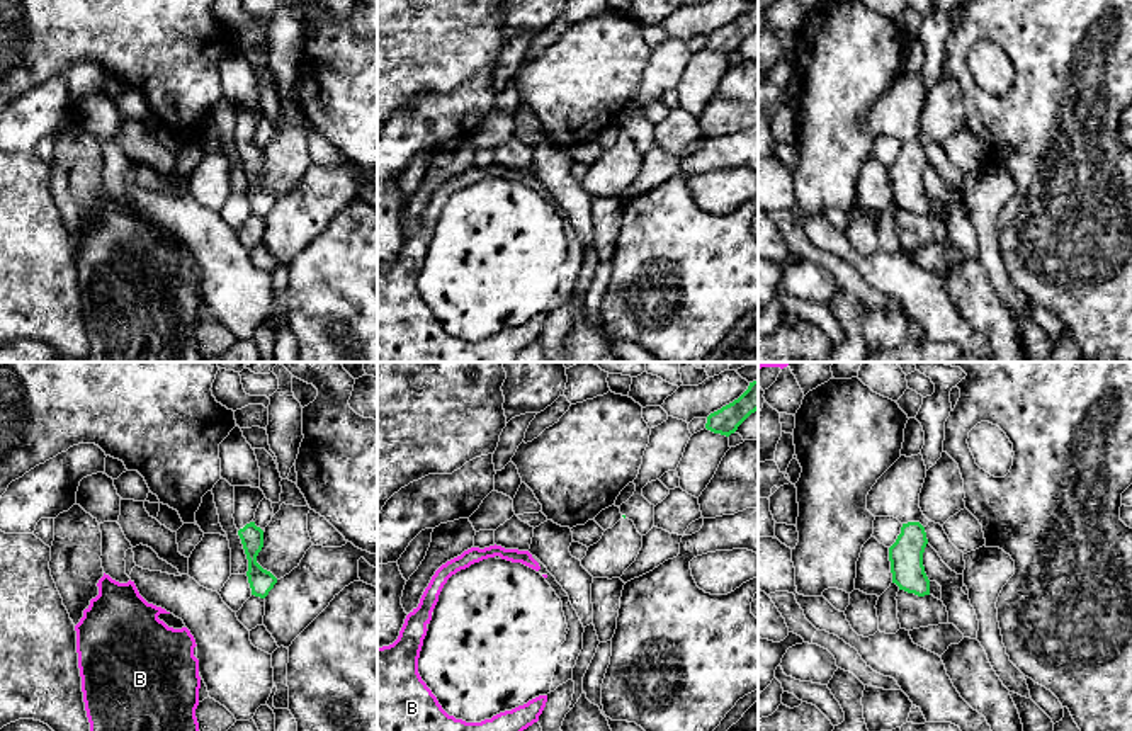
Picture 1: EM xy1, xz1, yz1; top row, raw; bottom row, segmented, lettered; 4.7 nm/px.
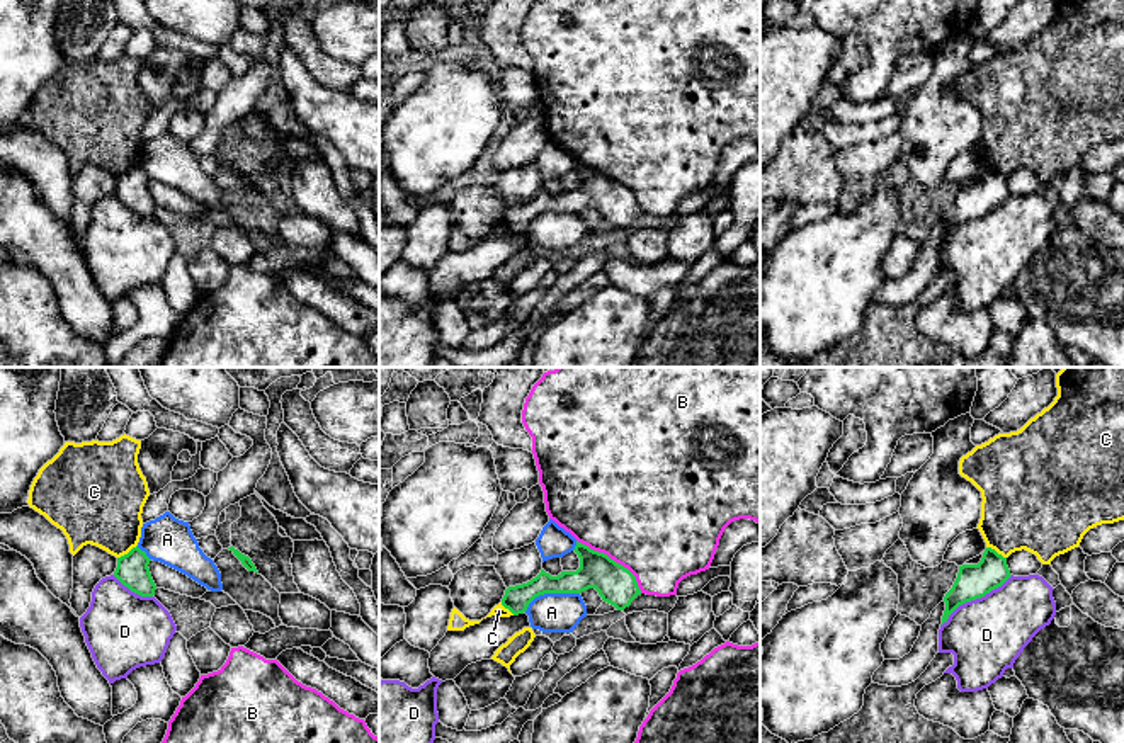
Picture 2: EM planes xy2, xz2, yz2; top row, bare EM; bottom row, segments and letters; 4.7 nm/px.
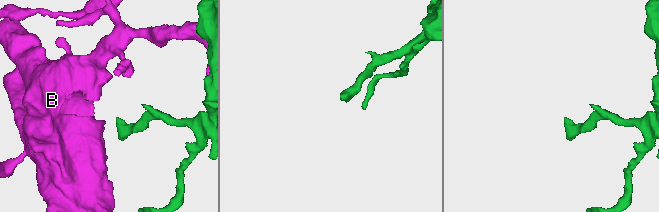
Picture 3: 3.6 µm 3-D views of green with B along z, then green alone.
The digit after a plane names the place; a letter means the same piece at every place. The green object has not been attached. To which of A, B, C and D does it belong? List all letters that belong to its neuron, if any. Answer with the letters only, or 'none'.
none

